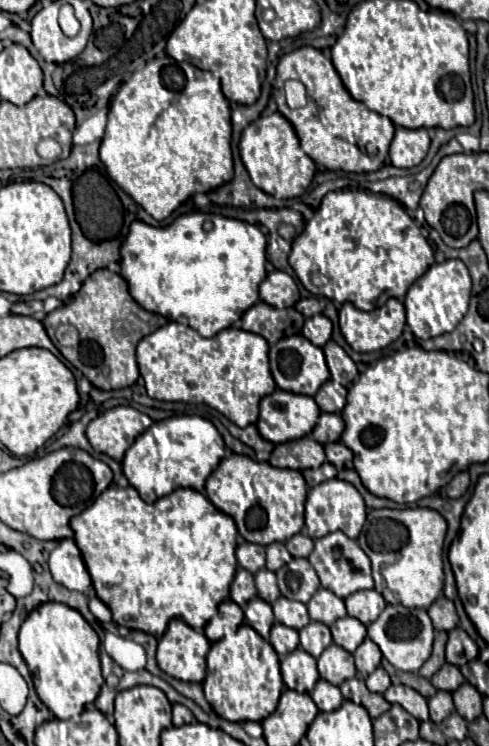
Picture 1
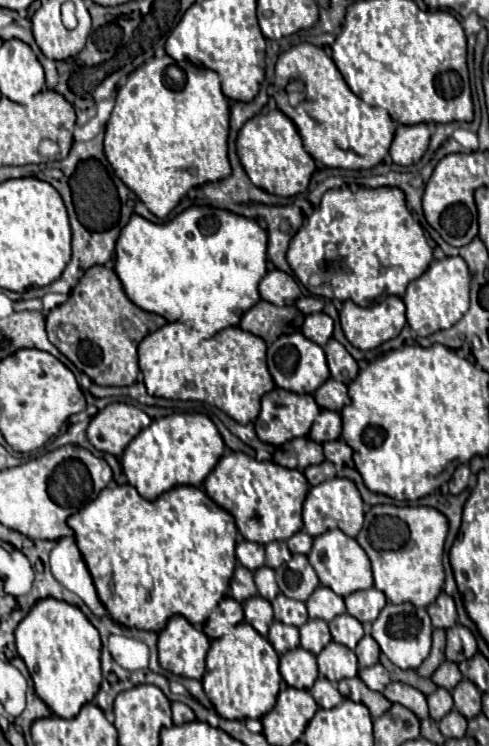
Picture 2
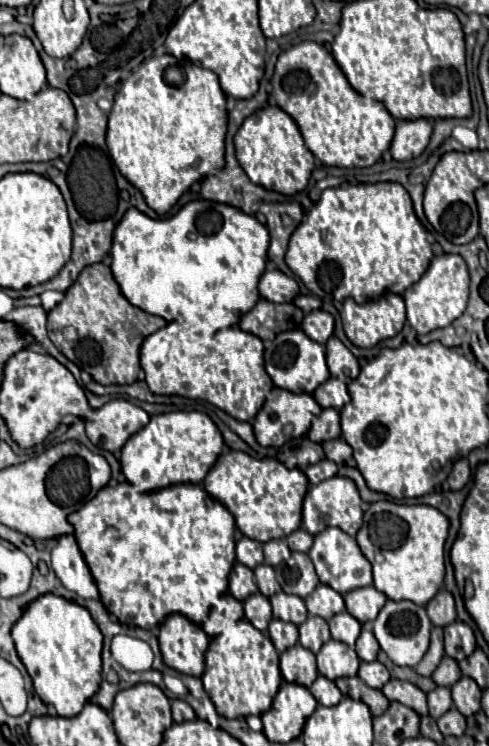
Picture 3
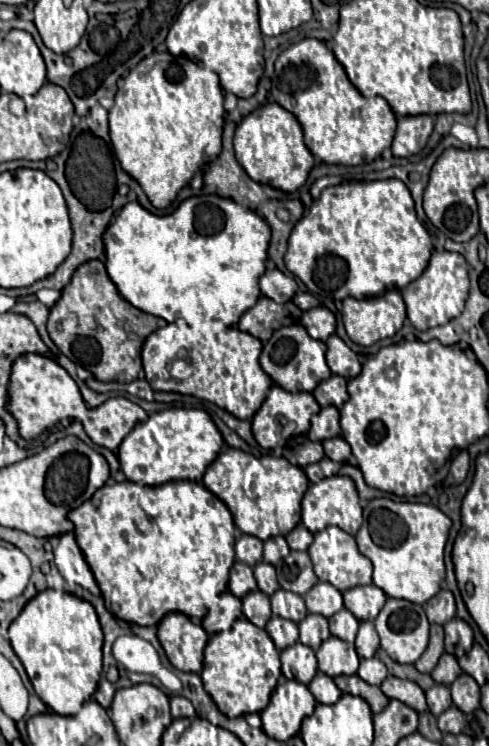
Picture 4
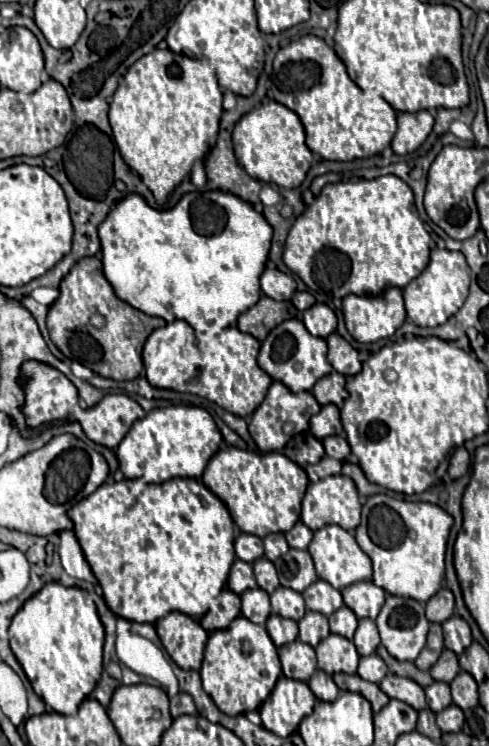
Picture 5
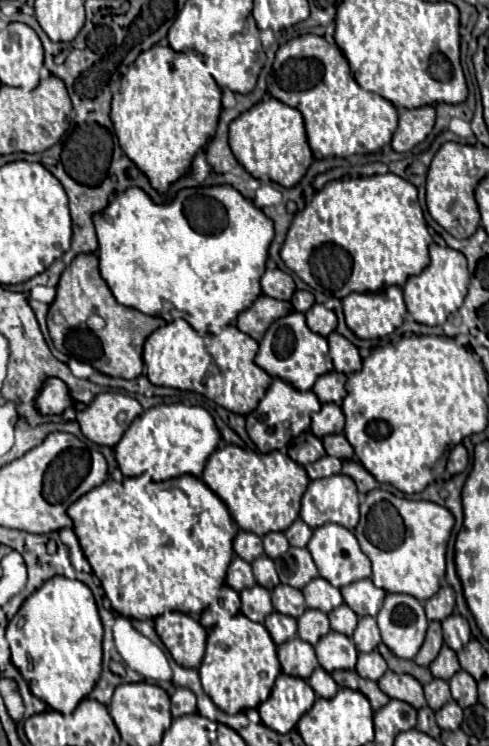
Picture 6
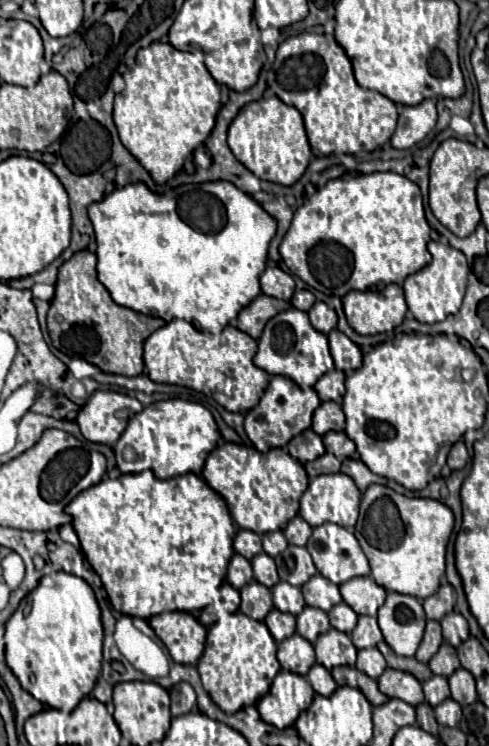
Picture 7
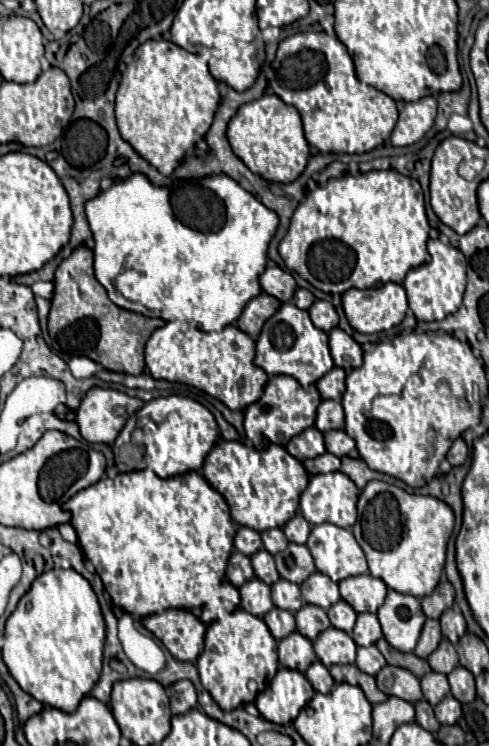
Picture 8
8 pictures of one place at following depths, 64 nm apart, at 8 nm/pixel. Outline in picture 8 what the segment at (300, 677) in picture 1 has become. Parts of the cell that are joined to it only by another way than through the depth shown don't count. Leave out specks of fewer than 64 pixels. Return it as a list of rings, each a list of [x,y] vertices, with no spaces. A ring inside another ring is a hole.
[[[292,632],[280,640],[277,652],[279,667],[292,668],[298,672],[306,672],[306,668],[316,660],[312,642],[300,632]]]

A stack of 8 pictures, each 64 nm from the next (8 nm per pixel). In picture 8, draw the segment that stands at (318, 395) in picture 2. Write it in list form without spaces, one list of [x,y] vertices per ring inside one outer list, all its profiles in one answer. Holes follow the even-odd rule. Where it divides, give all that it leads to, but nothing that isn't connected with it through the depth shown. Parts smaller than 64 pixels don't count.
[[[332,368],[332,372],[324,374],[318,380],[318,392],[322,398],[330,398],[330,400],[340,400],[346,386],[344,386],[344,370],[342,368]]]

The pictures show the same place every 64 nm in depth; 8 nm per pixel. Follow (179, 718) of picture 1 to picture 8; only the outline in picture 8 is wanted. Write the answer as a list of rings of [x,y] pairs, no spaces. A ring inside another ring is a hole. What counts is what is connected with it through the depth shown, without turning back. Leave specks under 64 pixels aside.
[[[178,680],[168,688],[172,714],[184,714],[196,708],[196,688],[190,680]]]

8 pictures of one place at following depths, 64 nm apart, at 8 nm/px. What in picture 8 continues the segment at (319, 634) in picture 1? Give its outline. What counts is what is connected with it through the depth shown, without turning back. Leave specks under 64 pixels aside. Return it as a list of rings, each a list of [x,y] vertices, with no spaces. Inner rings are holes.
[[[304,604],[298,612],[296,612],[296,630],[304,636],[308,636],[310,640],[316,640],[316,636],[326,630],[330,626],[330,620],[326,616],[326,612],[320,606],[314,604]]]

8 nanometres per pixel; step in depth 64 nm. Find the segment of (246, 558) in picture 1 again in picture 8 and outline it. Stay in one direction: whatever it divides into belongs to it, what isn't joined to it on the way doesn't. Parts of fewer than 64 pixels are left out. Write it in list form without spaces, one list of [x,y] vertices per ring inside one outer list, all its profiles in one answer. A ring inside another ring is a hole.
[[[240,526],[236,536],[234,536],[234,546],[236,546],[238,552],[242,552],[246,556],[252,556],[254,552],[258,552],[262,548],[260,532],[256,532],[252,528],[246,528],[246,526]]]

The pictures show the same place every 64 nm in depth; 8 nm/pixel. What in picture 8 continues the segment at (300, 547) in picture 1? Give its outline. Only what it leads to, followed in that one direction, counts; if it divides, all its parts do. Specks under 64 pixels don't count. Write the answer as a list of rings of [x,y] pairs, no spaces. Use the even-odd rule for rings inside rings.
[[[296,512],[296,516],[292,520],[288,520],[288,524],[282,530],[284,530],[288,542],[306,544],[308,534],[310,534],[310,524],[304,520],[304,516],[300,516],[300,512]]]

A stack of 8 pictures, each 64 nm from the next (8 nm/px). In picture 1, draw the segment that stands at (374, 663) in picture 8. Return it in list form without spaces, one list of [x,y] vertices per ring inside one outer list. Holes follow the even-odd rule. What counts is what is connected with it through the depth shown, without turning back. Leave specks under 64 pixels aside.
[[[378,666],[372,674],[368,674],[366,678],[366,686],[370,692],[378,692],[378,694],[384,694],[390,686],[390,678],[386,674],[386,670],[382,666]]]

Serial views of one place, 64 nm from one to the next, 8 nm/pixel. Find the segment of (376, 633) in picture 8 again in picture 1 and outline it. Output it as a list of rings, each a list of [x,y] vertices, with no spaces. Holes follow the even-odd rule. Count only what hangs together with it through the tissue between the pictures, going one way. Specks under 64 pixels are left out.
[[[364,638],[360,648],[356,648],[356,652],[354,652],[354,660],[356,660],[358,676],[366,678],[372,670],[376,670],[380,666],[382,652],[380,652],[380,648],[370,638]]]

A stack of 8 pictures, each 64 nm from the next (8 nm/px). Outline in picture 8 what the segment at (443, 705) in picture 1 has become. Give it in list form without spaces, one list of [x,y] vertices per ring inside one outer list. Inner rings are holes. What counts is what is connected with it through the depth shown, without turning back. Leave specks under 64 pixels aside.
[[[430,672],[428,676],[422,676],[422,678],[420,678],[420,684],[422,684],[424,698],[426,698],[432,706],[436,706],[436,704],[450,692],[446,674],[440,674],[440,672]]]

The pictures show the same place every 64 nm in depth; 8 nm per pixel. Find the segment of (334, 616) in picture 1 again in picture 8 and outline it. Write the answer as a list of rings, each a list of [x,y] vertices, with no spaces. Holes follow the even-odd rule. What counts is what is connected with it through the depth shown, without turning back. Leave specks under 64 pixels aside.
[[[314,572],[308,580],[304,580],[304,584],[300,584],[300,588],[302,588],[302,596],[308,604],[316,604],[324,610],[328,610],[332,604],[336,604],[340,600],[338,584],[332,582],[322,572]]]

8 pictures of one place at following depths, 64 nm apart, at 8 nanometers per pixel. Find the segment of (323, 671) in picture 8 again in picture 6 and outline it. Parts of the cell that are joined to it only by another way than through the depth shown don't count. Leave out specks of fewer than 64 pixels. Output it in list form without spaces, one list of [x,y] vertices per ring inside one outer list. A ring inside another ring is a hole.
[[[320,666],[316,668],[316,672],[312,672],[312,676],[308,678],[308,684],[312,686],[312,690],[316,692],[316,696],[320,696],[320,698],[332,698],[338,692],[338,684]]]

